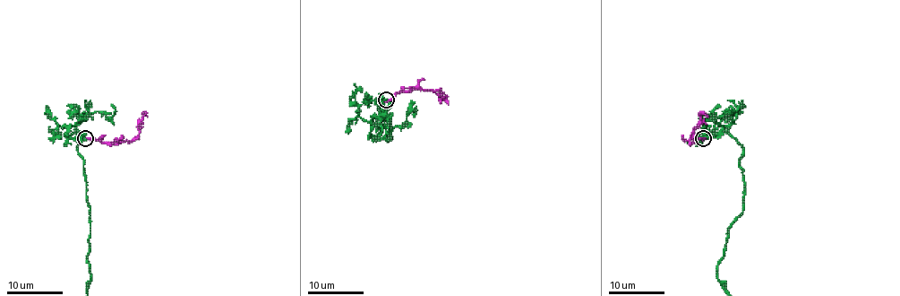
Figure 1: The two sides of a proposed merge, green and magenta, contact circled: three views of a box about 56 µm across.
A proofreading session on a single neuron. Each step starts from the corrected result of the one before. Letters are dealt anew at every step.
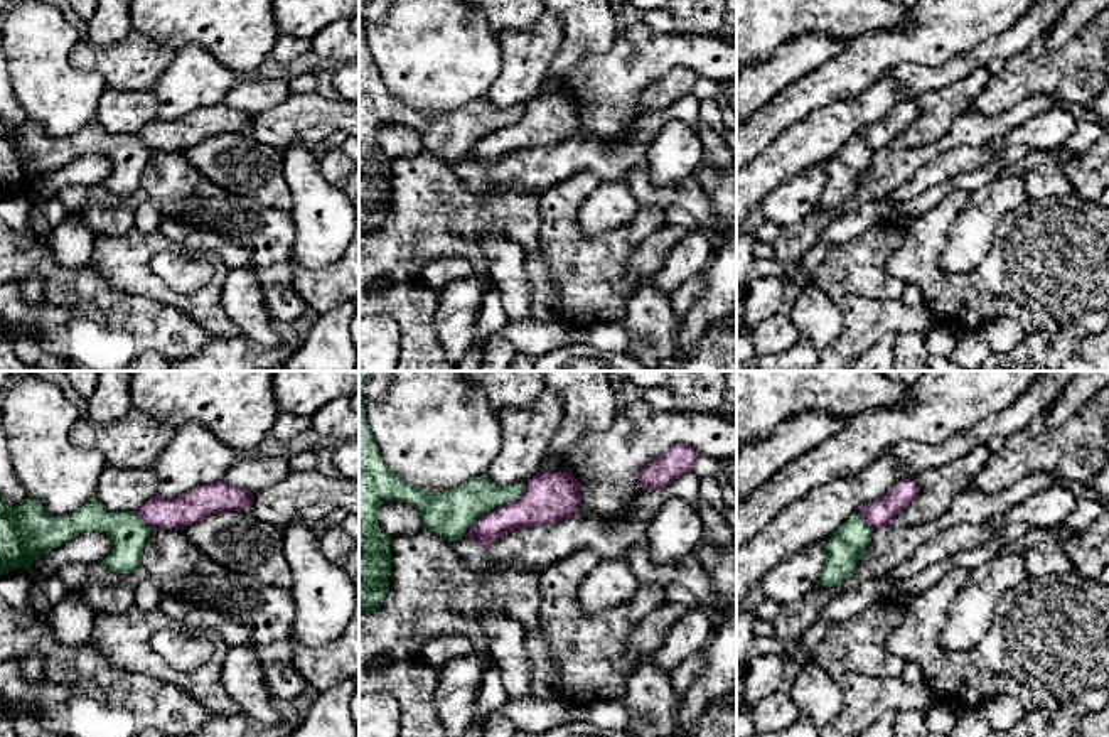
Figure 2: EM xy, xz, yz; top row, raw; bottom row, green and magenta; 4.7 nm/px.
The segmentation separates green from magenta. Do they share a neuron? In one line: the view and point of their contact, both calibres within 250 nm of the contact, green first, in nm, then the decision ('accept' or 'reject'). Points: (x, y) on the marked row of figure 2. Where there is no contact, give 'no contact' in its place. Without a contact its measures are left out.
contact xz (499, 506); calibres 220 and 240 nm; accept

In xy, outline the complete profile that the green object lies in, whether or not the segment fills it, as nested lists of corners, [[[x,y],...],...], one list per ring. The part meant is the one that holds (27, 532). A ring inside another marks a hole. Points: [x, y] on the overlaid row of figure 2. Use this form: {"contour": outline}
{"contour": [[[219,481],[199,486],[172,499],[157,494],[137,511],[110,511],[98,498],[93,498],[81,509],[66,516],[49,514],[42,503],[30,498],[13,508],[0,498],[0,575],[5,575],[19,567],[25,572],[32,572],[32,563],[35,558],[67,543],[74,536],[89,531],[104,533],[113,543],[111,553],[98,567],[101,570],[113,570],[126,575],[140,567],[147,538],[153,528],[184,530],[212,513],[244,511],[251,504],[253,496],[253,492],[238,489],[226,481]]]}

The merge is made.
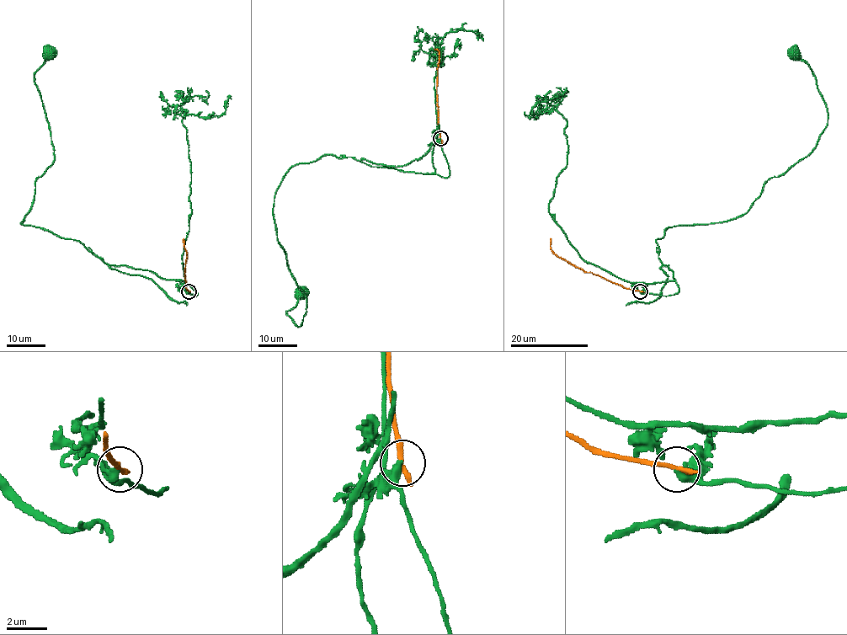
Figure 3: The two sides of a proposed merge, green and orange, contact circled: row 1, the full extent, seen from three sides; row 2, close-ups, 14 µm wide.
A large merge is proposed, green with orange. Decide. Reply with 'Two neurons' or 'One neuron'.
Two neurons

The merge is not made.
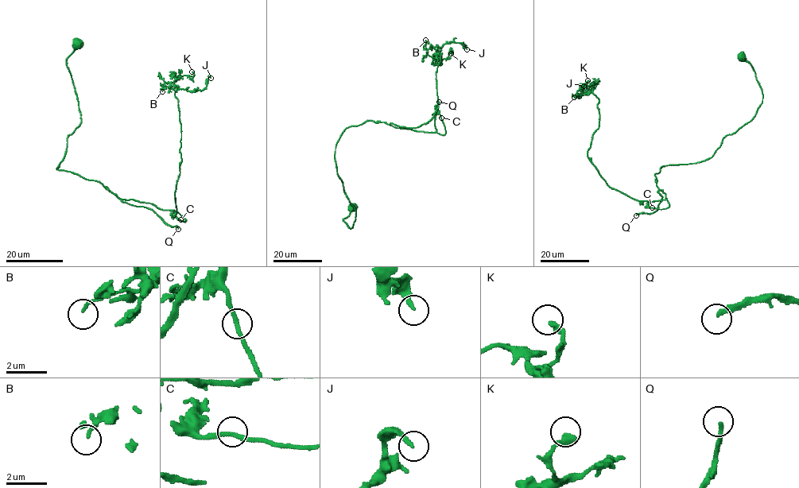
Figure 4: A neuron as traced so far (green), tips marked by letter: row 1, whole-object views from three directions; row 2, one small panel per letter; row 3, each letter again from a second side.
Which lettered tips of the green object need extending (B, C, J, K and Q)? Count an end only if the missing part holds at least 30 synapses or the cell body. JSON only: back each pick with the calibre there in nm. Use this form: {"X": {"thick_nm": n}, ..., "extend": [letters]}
{"Q": {"thick_nm": 220}, "extend": ["Q"]}

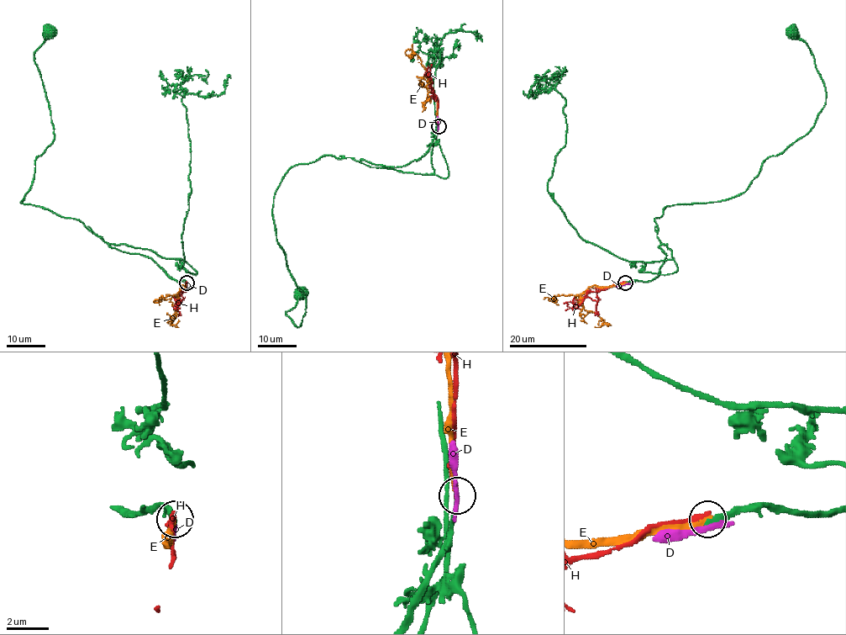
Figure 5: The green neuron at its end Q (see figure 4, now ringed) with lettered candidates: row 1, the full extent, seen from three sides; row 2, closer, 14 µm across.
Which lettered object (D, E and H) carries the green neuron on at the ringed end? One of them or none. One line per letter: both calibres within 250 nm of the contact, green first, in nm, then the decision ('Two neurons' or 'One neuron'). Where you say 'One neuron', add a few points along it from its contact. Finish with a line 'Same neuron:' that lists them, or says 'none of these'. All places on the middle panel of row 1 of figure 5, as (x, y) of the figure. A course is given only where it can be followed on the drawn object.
D: Thickness 300 nm (green) against 300 nm. Two neurons
E: Thickness 280 nm (green) against 200 nm. One neuron. Its course: (438, 126), (435, 95), (428, 82), (428, 96), (424, 104), (429, 99), (429, 103)
H: Thickness 280 nm (green) against 240 nm. Two neurons
Same neuron: E

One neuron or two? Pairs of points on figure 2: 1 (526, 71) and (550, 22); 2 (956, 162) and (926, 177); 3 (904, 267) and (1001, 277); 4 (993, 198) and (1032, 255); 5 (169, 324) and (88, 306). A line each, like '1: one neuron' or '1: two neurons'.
1: one neuron
2: one neuron
3: one neuron
4: two neurons
5: one neuron

